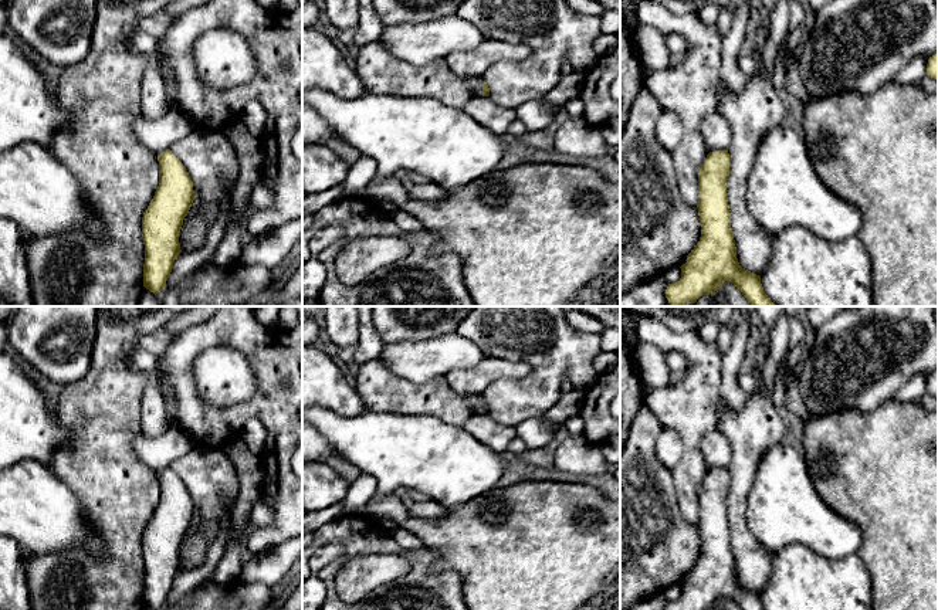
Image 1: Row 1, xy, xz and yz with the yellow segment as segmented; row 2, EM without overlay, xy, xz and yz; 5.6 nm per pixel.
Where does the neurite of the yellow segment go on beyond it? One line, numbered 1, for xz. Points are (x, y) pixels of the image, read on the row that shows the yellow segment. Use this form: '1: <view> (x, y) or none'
1: none

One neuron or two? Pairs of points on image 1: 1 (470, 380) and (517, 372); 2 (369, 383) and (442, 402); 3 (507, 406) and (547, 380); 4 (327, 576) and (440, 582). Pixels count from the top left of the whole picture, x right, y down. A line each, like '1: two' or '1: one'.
1: one
2: one
3: one
4: one

